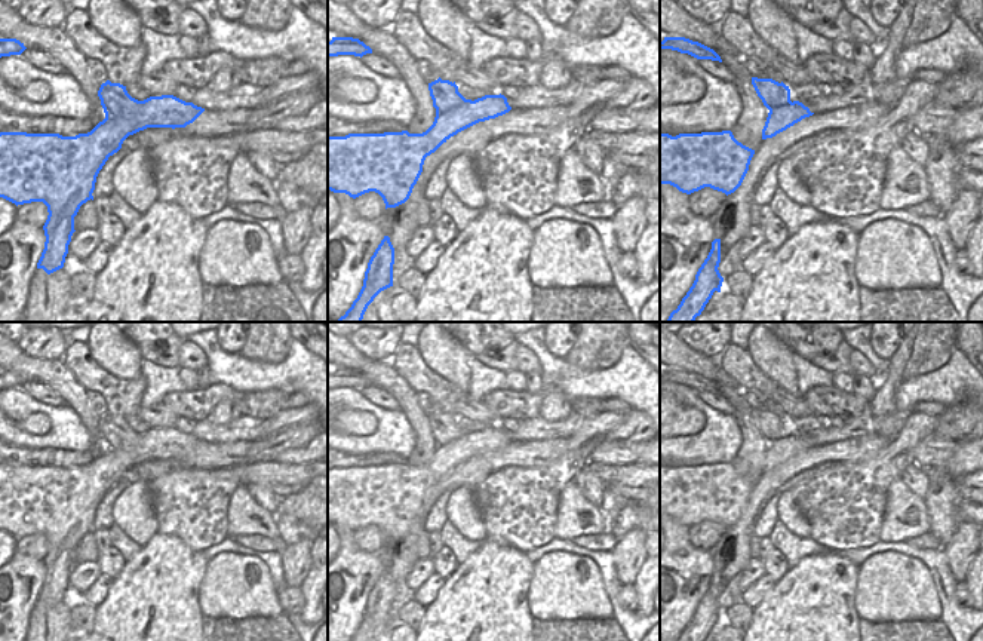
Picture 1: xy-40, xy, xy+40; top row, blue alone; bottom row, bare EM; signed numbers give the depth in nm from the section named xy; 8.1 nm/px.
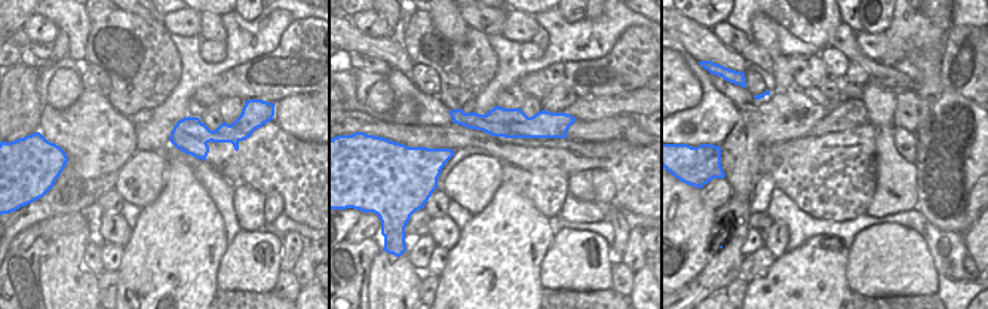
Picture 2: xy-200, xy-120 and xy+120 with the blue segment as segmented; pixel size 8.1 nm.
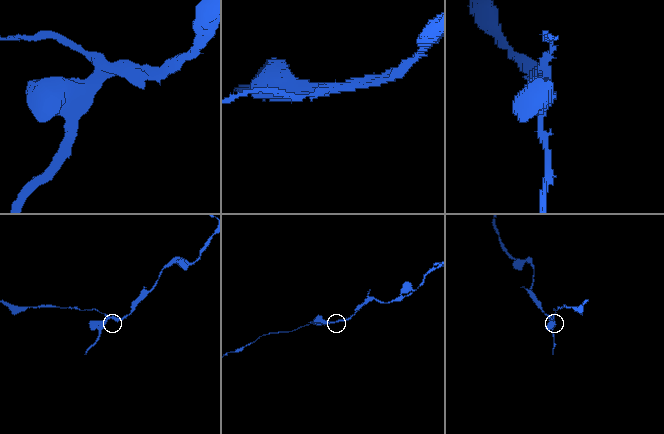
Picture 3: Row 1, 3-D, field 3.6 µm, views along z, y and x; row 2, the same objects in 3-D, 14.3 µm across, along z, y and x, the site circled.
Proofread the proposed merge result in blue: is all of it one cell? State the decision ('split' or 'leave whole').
split

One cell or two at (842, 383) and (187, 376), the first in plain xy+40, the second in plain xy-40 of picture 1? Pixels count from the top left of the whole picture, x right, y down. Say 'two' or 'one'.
one

